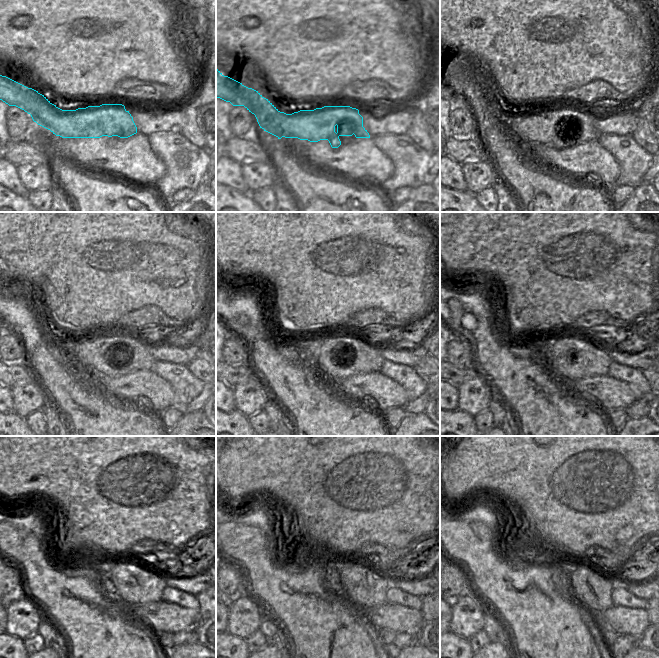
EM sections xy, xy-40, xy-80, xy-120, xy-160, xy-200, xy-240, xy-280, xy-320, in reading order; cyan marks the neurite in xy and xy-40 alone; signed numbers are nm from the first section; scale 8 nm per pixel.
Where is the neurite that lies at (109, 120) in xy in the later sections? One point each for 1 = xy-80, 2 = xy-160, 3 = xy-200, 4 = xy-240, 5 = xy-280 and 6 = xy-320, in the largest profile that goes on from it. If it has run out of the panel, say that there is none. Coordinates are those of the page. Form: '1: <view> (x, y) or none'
1: xy-80 (541, 127)
2: xy-160 (362, 357)
3: xy-200 (580, 358)
4: xy-240 (132, 583)
5: xy-280 (357, 583)
6: xy-320 (587, 586)

